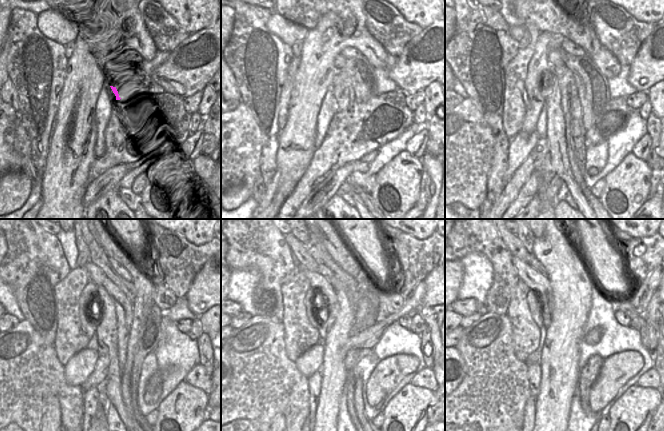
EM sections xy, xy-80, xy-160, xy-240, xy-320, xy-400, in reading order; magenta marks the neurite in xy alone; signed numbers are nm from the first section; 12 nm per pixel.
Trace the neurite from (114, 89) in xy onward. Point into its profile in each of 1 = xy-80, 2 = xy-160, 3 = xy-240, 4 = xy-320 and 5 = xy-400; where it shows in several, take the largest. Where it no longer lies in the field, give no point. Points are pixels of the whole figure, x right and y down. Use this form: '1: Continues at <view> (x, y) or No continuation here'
1: Continues at xy-80 (341, 101)
2: Continues at xy-160 (568, 89)
3: Continues at xy-240 (124, 315)
4: Continues at xy-320 (337, 285)
5: Continues at xy-400 (530, 258).

